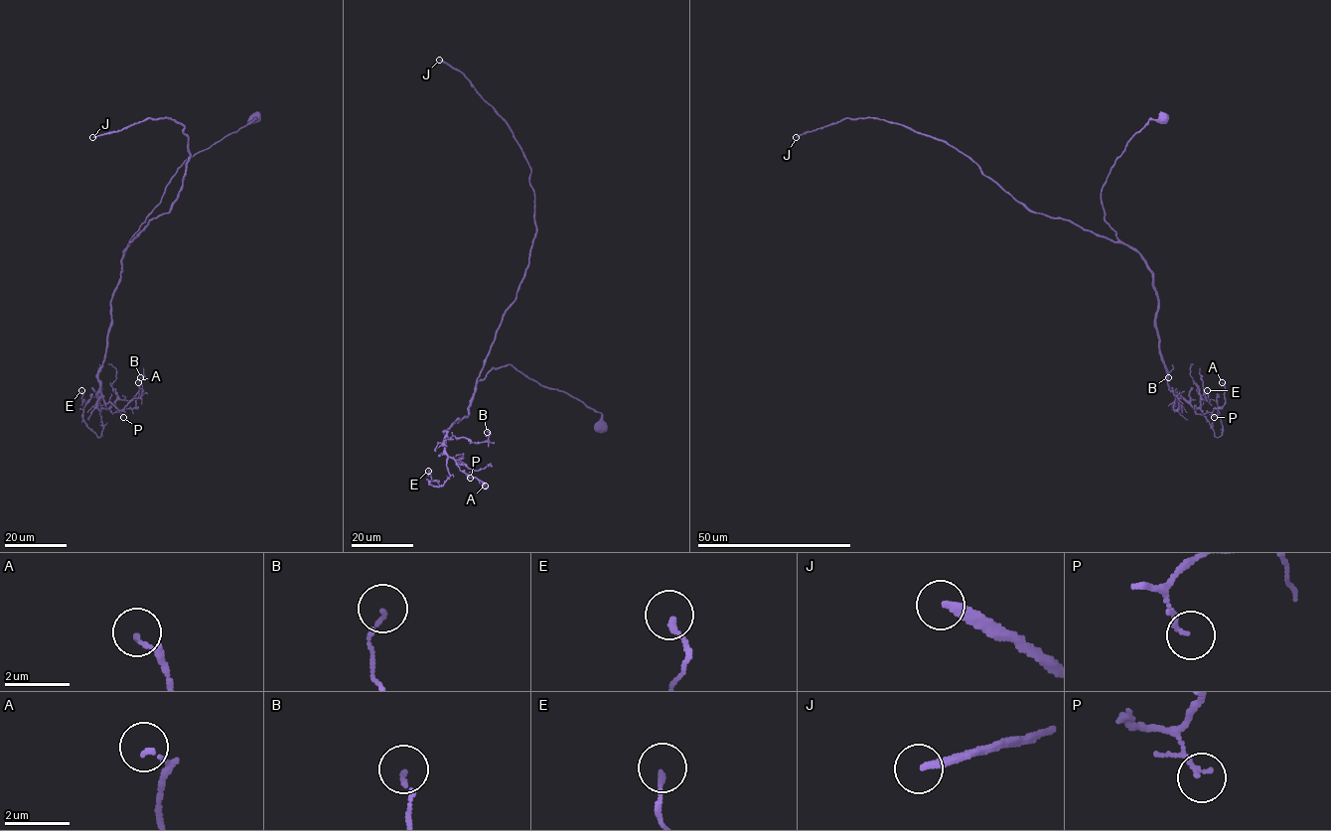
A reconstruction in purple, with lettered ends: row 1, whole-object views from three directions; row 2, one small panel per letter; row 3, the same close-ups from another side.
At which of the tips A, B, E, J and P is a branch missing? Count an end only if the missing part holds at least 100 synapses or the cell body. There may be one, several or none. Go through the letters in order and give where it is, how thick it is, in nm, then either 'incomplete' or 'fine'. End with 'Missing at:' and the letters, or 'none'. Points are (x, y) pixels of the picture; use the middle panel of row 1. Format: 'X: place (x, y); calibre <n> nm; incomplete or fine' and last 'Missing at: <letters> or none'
A: place (485, 485); calibre 120 nm; fine
B: place (487, 432); calibre 110 nm; fine
E: place (428, 471); calibre 160 nm; fine
J: place (439, 60); calibre 240 nm; incomplete
P: place (470, 478); calibre 90 nm; fine
Missing at: J

